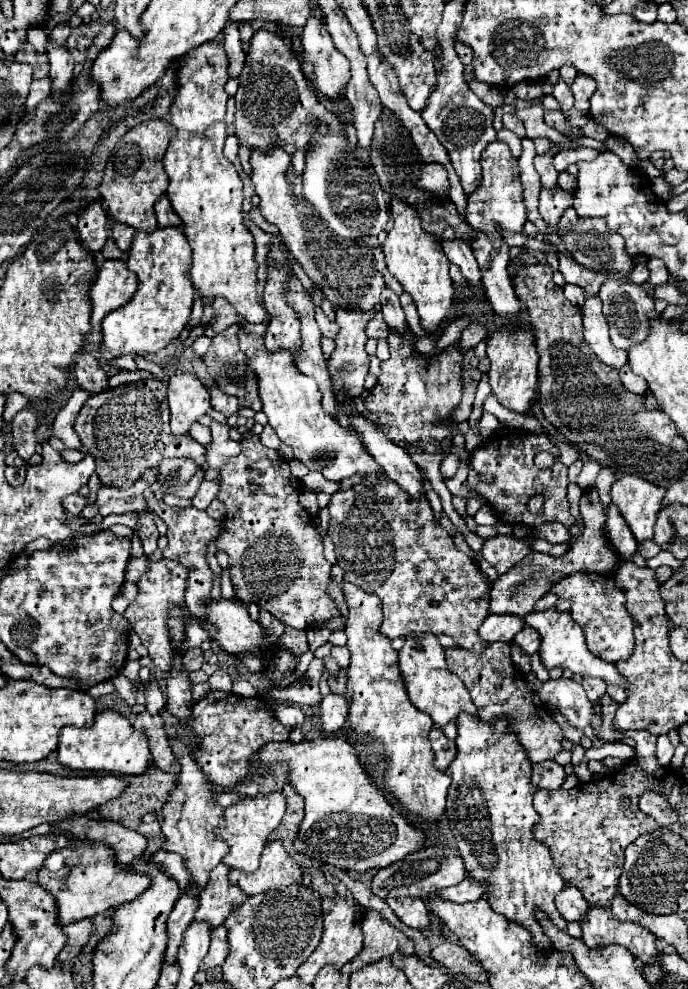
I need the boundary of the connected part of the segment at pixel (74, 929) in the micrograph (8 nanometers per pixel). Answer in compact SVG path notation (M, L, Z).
M84 918L80 922L74 922L74 924L68 924L64 926L64 934L68 936L68 942L66 946L62 948L60 956L58 956L58 962L68 962L72 960L74 956L80 954L80 950L88 944L90 936L92 936L92 930L94 930L94 924L92 924L92 918Z

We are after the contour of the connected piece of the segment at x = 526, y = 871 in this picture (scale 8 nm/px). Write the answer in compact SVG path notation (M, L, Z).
M460 712L456 728L458 752L454 764L446 770L452 778L446 816L466 870L470 878L488 882L488 902L498 914L530 930L538 948L550 950L550 938L536 920L536 908L560 930L566 930L566 920L554 906L554 896L564 888L564 880L554 866L550 848L534 838L534 826L540 816L532 806L536 786L530 782L532 762L528 752L508 730L504 716L494 722L482 722L478 716Z

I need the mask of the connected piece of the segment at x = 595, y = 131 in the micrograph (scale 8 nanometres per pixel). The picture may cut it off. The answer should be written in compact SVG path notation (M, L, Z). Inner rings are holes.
M590 120L589 123L581 128L581 131L585 134L585 136L602 142L610 135L604 127L595 123L594 120Z

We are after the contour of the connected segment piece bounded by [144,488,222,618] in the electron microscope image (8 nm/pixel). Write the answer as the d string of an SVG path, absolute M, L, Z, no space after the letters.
M150 488L144 490L144 500L150 512L154 512L158 518L164 520L164 524L168 526L168 546L164 548L164 558L168 560L176 560L180 562L186 570L188 570L188 584L186 584L186 608L190 612L190 616L194 618L204 618L204 606L206 600L210 598L210 588L212 588L212 570L206 562L206 546L210 540L214 540L216 536L220 536L222 526L218 520L210 518L206 512L194 508L194 506L168 506L162 500L156 500L154 492Z

